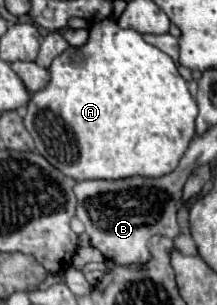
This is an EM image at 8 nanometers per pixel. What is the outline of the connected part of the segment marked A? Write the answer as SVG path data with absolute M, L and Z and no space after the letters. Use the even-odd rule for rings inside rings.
M108 17L108 19L104 19L100 23L94 23L90 27L90 39L88 39L86 45L82 45L82 47L68 47L62 55L58 55L52 61L48 85L44 89L40 89L38 93L34 93L30 97L30 101L28 101L28 111L26 111L26 117L24 117L24 127L32 135L38 153L46 155L46 159L50 159L50 163L54 163L54 167L58 167L58 171L62 171L64 175L68 175L68 177L72 177L76 181L86 181L86 179L126 179L126 177L134 177L134 175L162 177L162 175L174 171L174 167L178 165L180 157L188 149L190 139L196 135L194 133L194 119L196 119L196 115L198 115L196 101L190 95L188 83L178 73L176 63L172 61L172 57L166 55L164 51L160 51L158 47L146 43L138 31L122 29L122 27L118 27L118 23L112 17Z

